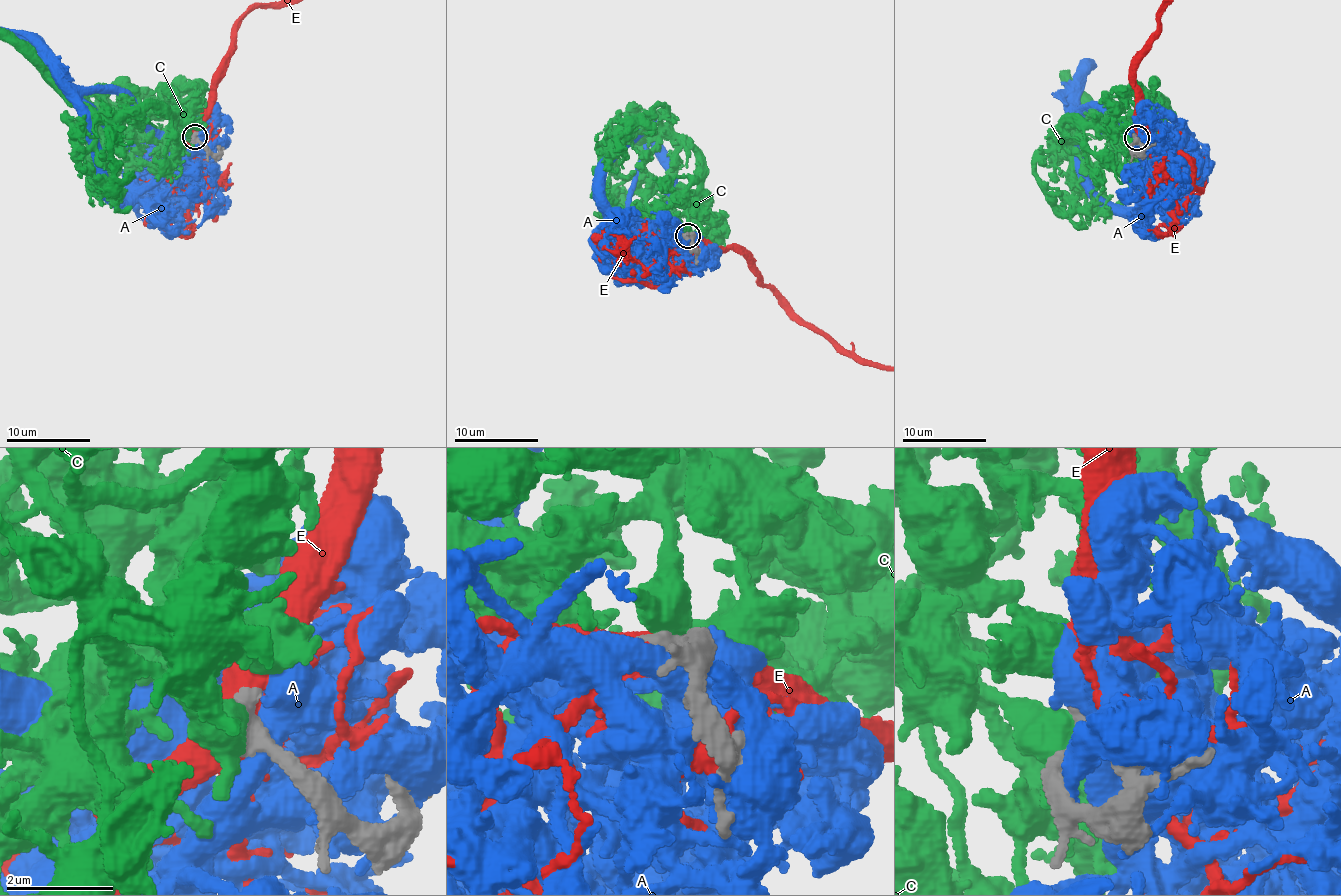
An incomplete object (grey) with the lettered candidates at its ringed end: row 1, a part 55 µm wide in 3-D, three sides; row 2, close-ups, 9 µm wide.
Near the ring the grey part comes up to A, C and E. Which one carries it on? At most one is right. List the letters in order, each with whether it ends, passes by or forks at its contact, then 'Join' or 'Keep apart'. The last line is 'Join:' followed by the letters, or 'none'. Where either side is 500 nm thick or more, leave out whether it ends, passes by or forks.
A: Keep apart
C: Keep apart
E: Join
Join: E

